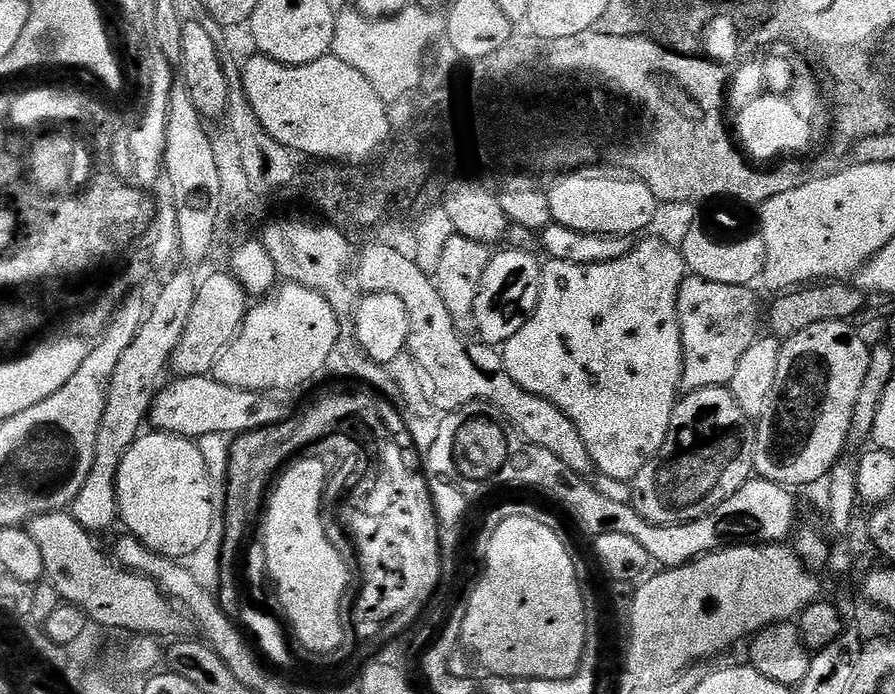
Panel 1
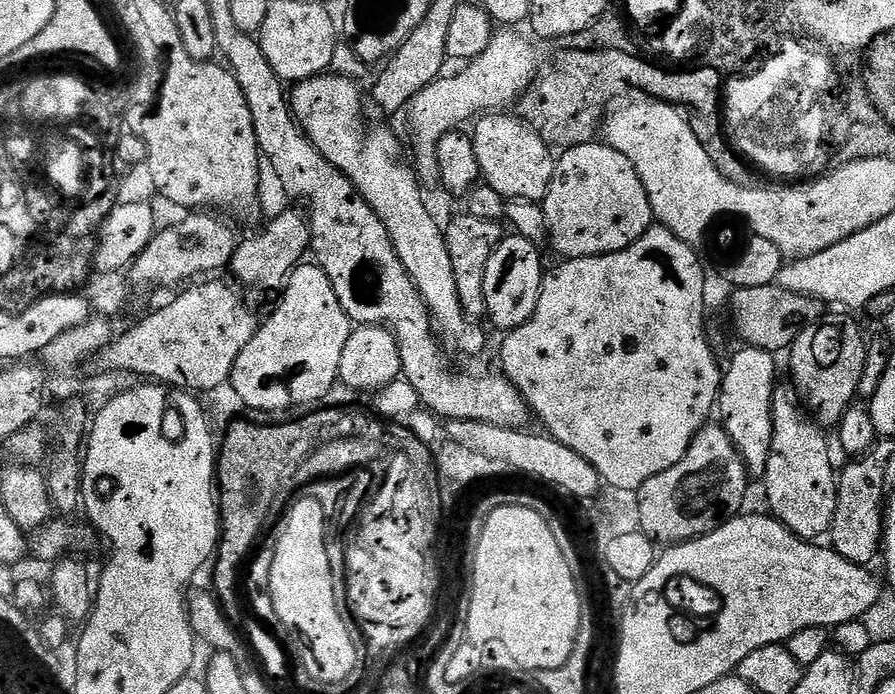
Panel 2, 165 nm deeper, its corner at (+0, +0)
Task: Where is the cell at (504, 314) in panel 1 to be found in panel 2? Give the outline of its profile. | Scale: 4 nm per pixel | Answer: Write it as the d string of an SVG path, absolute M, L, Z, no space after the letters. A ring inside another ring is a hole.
M515 234L505 235L486 266L486 316L496 328L511 330L522 326L538 306L540 287L544 281L545 265L540 265L537 245Z

